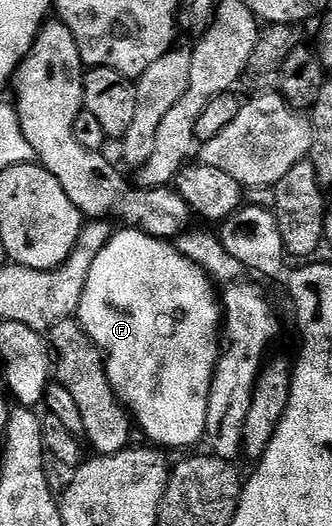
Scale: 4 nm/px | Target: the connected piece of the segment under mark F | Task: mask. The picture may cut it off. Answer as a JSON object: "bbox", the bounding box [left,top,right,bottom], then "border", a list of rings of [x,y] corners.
{"bbox":[75,229,223,448],"border":[[[121,229],[121,232],[110,234],[107,245],[95,257],[95,265],[91,265],[91,273],[87,273],[87,289],[83,289],[82,300],[79,301],[75,318],[87,333],[87,337],[105,357],[105,372],[117,398],[125,405],[126,411],[135,420],[136,426],[146,435],[150,444],[158,448],[193,447],[205,439],[207,425],[207,401],[213,384],[213,374],[217,371],[217,360],[221,358],[223,342],[223,307],[219,295],[213,292],[214,280],[199,265],[192,263],[183,253],[176,250],[172,242],[151,237],[145,231]]]}

